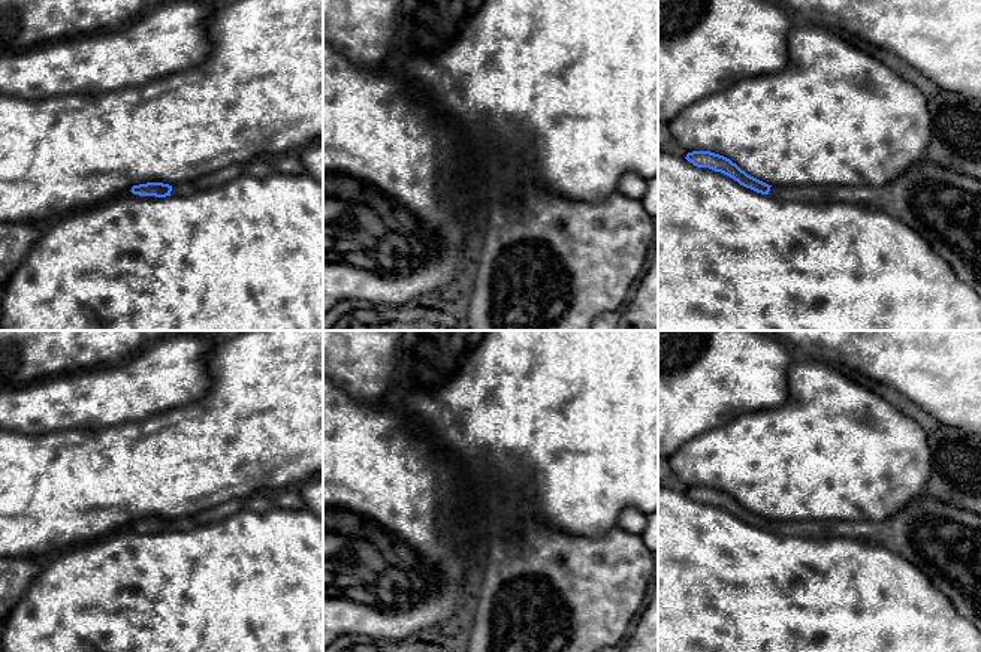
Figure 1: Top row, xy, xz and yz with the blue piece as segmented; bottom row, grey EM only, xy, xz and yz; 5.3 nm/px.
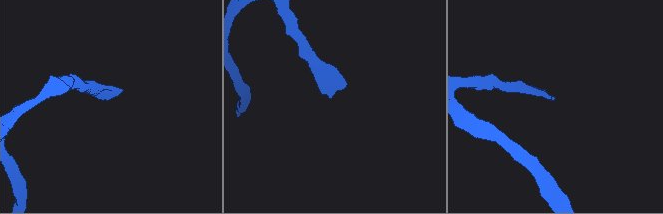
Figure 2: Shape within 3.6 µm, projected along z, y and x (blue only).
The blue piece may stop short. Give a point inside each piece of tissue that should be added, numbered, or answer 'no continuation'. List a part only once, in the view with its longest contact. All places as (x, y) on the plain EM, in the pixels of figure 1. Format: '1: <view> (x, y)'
1: xy (220, 512)

